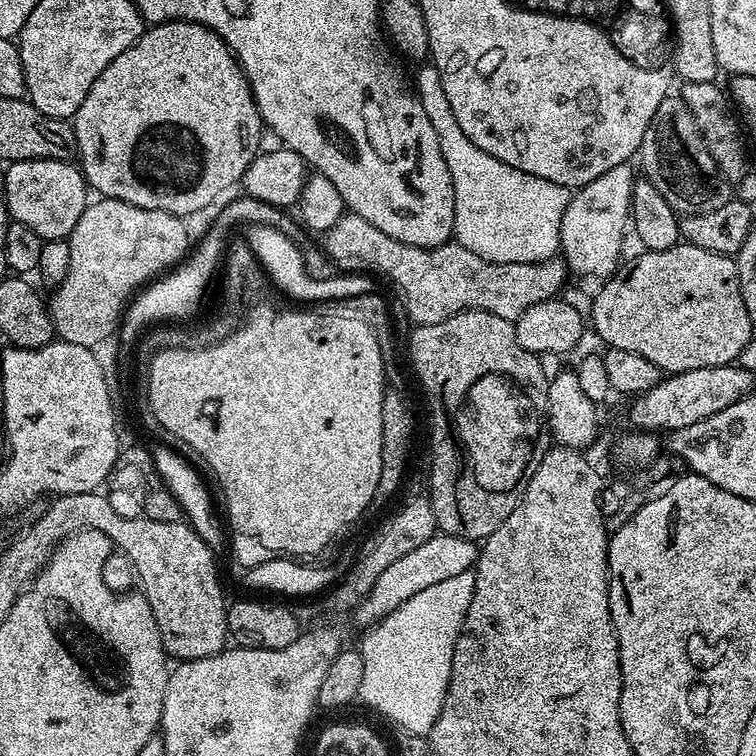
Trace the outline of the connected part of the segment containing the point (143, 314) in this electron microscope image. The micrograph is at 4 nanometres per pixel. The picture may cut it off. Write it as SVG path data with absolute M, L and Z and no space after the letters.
M245 196L230 201L215 218L208 232L202 240L191 249L191 252L178 264L171 272L151 282L142 288L129 301L128 307L121 319L121 325L118 329L120 336L120 346L116 358L116 380L118 383L124 383L129 377L132 378L135 371L133 354L137 349L140 340L140 333L147 331L150 327L174 322L190 317L202 302L202 298L209 286L215 272L221 267L227 246L230 242L232 231L236 225L242 224L250 219L257 221L259 214L269 211L270 206L262 203L261 200L250 199Z

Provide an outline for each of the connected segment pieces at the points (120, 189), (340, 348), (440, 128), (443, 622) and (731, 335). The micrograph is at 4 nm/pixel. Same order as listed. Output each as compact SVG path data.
M167 20L165 24L151 25L98 78L94 78L94 86L90 86L90 94L82 98L82 106L78 106L74 117L76 130L76 150L78 153L78 167L84 173L84 179L93 193L109 200L121 200L130 206L138 206L142 210L162 210L166 214L174 214L181 218L189 218L195 212L208 208L231 184L235 185L250 162L261 151L260 128L262 132L262 121L256 100L252 97L252 87L244 76L240 63L236 60L235 52L228 49L228 43L207 28L204 24L195 24L193 20Z
M280 306L280 314L298 314L297 316L268 316L268 324L242 324L235 332L220 338L217 344L208 344L205 348L190 348L191 346L173 346L164 351L159 351L157 356L152 359L148 380L146 383L147 400L150 410L154 412L158 422L174 436L181 445L184 443L186 447L193 448L202 459L208 463L210 471L216 475L216 480L220 483L220 488L224 491L224 504L228 507L226 510L226 520L236 520L236 528L244 528L244 532L252 532L252 536L260 536L260 540L264 540L264 544L268 544L268 548L288 548L288 552L312 552L319 557L323 553L323 548L339 534L343 528L348 528L364 511L372 508L372 499L378 490L378 478L382 474L382 402L384 401L384 393L386 385L384 385L384 375L386 369L383 362L382 350L379 349L378 340L375 332L358 317L342 318L329 314L327 312L307 312L296 306Z
M431 66L414 76L414 91L420 97L422 110L426 110L426 118L434 125L434 134L438 134L438 146L442 146L442 158L446 158L446 170L450 170L450 178L454 186L454 233L455 243L466 246L466 250L474 250L482 258L490 262L538 262L551 260L560 246L560 227L562 218L570 199L569 189L558 186L558 182L550 182L546 178L538 178L534 174L526 174L514 166L506 166L498 158L483 152L466 134L462 134L462 126L454 118L450 110L450 101L446 98L446 90L442 90L442 78L438 70Z
M475 571L463 572L455 575L454 578L446 578L444 582L437 582L434 586L426 586L426 590L418 590L418 594L414 594L414 598L410 598L406 602L402 602L402 606L398 606L398 610L394 610L383 620L371 625L367 629L368 632L364 636L364 641L358 644L358 651L362 654L362 686L360 687L359 699L365 700L374 711L380 716L385 716L392 724L397 724L397 729L405 732L413 732L419 736L427 737L432 731L434 722L438 718L438 714L442 710L442 702L444 695L448 692L448 683L450 682L450 674L452 673L452 659L454 658L454 646L456 640L460 636L460 629L464 627L464 615L470 606L470 598L474 594L474 582L476 581Z
M683 242L675 244L670 250L660 250L658 252L649 252L647 250L639 253L641 256L629 266L628 269L617 271L615 274L607 277L600 288L600 293L593 300L590 300L590 328L597 332L608 348L617 348L618 350L630 350L634 354L642 354L654 366L660 368L661 373L675 374L685 372L686 370L698 370L699 368L709 368L710 366L722 366L739 361L742 350L746 342L754 338L754 326L750 322L750 314L746 310L746 302L742 298L740 289L740 275L736 269L735 259L731 256L723 256L710 250L702 250L693 244Z

